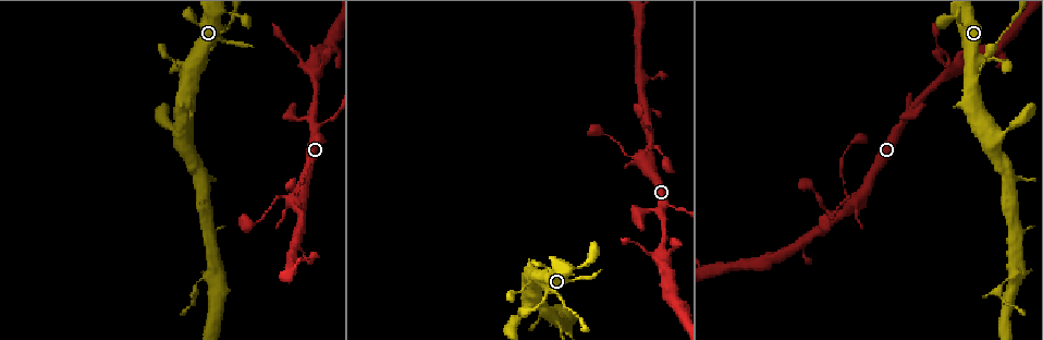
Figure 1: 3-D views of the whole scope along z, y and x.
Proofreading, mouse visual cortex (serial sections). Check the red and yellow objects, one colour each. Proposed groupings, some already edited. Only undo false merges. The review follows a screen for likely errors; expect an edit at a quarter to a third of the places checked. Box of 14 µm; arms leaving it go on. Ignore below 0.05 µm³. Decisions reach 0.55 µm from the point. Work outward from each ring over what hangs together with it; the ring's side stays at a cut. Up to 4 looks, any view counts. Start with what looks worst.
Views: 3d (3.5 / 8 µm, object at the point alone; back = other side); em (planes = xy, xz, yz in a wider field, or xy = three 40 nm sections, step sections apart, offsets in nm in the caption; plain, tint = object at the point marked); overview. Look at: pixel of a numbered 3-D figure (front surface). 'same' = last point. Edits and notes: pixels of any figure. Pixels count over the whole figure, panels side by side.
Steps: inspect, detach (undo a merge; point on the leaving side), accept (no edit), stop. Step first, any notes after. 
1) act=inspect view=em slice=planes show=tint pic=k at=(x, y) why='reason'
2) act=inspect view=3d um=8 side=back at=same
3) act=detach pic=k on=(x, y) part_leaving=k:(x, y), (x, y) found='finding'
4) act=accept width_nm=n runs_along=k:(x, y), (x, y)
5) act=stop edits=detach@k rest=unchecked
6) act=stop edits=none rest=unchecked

act=inspect view=3d um=3.5 pic=1 at=(639, 156) why='small branch off a trunk'

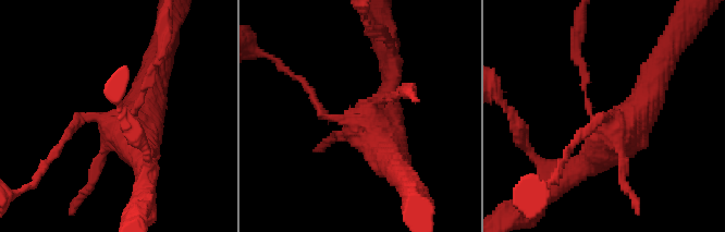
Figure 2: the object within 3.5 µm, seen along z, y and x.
act=inspect view=em slice=planes show=tint pic=2 at=(119, 133)

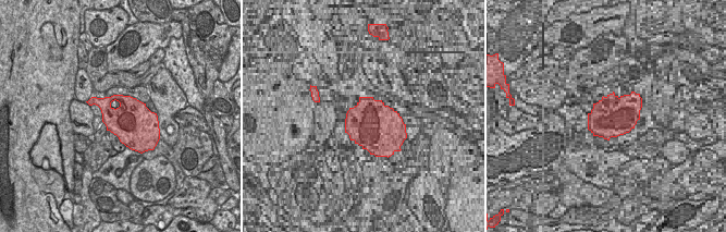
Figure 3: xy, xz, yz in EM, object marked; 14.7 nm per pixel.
act=accept runs_along=2:(652, 81), (619, 135), (557, 179) found='all the same cell'

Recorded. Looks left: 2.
act=inspect view=3d um=3.5 pic=1 at=(971, 85)

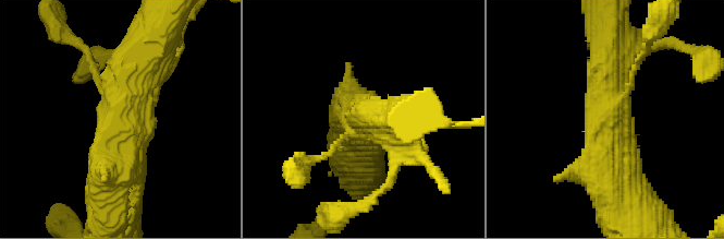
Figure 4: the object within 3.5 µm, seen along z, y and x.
act=inspect view=em slice=xy step=3 show=tint pic=4 at=(609, 118) why='now the EM'

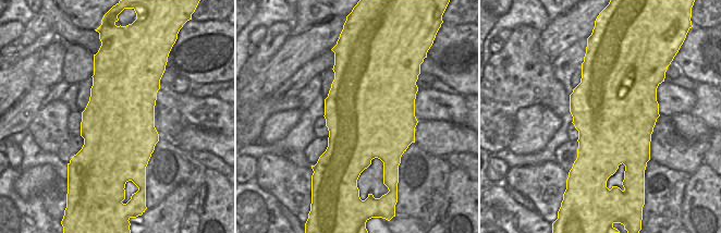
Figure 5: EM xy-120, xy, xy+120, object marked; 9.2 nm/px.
act=accept found='all the same cell'

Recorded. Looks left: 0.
act=stop edits=none rest=unchecked

